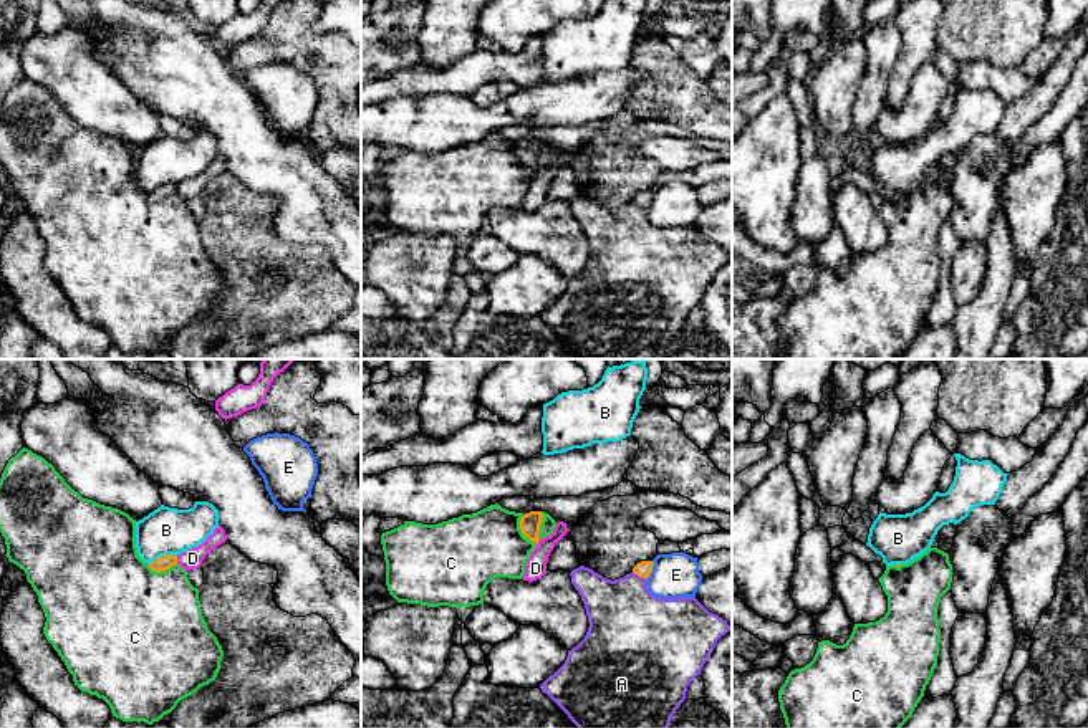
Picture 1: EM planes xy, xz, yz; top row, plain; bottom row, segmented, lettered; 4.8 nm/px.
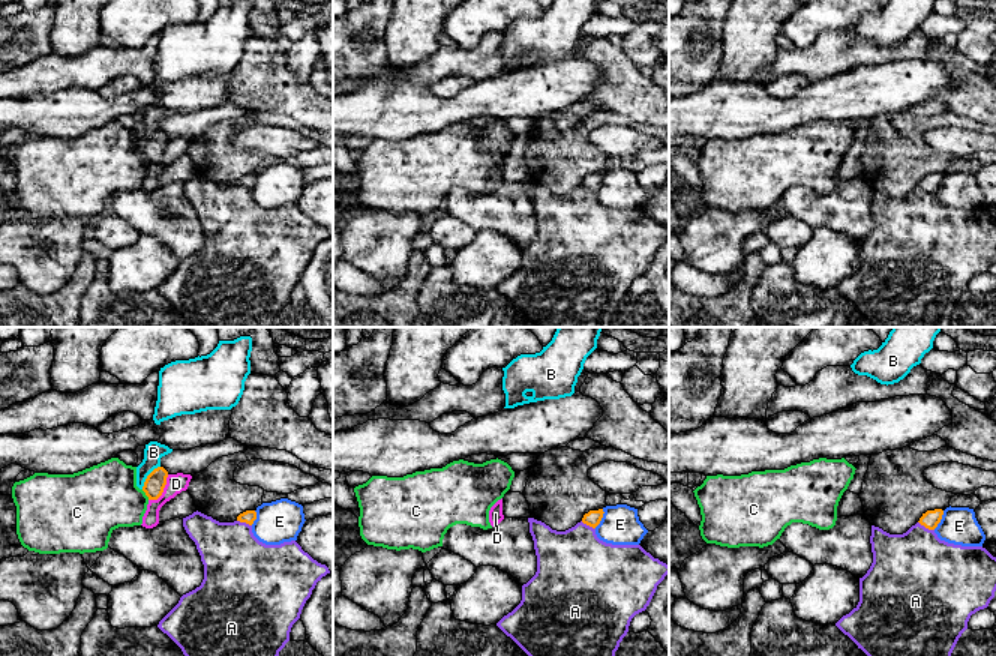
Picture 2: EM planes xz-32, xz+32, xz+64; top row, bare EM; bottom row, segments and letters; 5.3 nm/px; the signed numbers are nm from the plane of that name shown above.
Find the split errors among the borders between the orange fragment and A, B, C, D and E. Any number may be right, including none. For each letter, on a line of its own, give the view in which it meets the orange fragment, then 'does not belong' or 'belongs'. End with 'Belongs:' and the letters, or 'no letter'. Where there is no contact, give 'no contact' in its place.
A: meets orange in xz; does not belong
B: meets orange in xy; does not belong
C: meets orange in xz; does not belong
D: meets orange in xy; does not belong
E: meets orange in xz; does not belong
Belongs: no letter

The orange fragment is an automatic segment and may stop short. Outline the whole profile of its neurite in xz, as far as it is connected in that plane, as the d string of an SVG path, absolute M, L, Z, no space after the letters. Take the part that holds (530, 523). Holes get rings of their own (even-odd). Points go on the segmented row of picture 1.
M530 511L522 516L520 520L520 529L525 538L538 544L538 533L540 533L540 524L542 524L542 511Z

